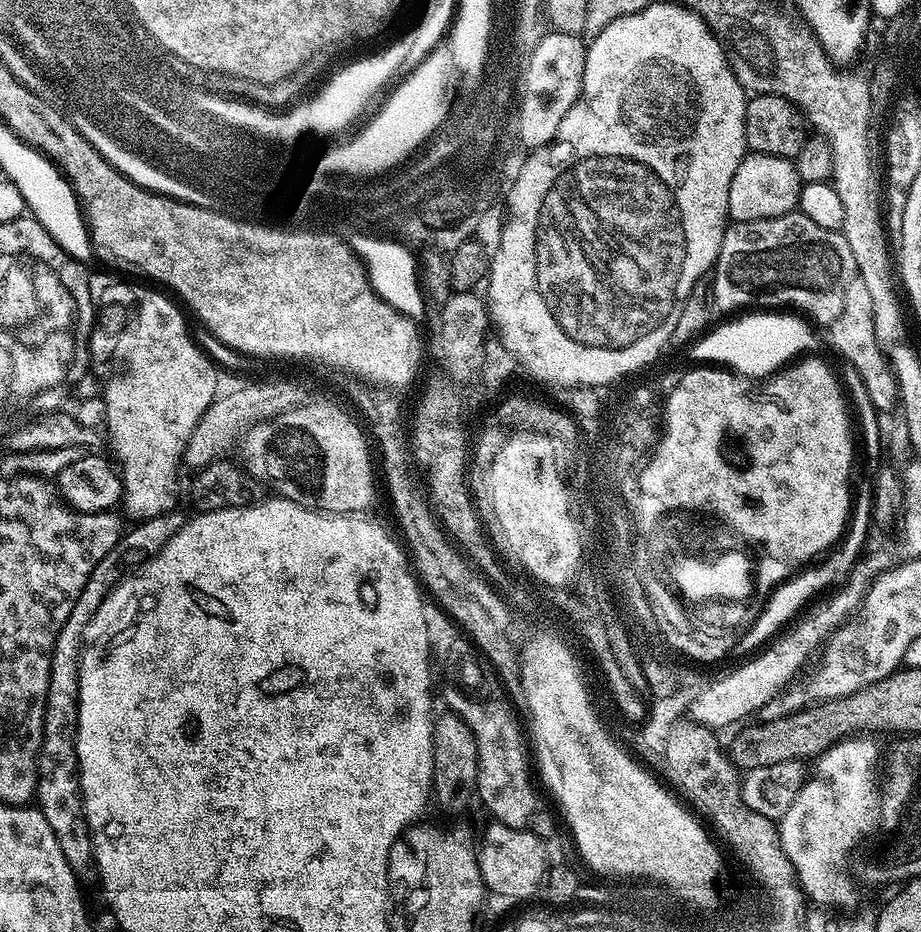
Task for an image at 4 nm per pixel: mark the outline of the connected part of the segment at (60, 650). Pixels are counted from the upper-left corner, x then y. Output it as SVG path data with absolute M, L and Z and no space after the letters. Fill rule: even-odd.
M173 510L155 516L149 520L141 520L121 535L120 541L94 566L86 586L82 586L82 594L78 594L78 602L74 602L74 610L70 610L70 618L62 626L56 643L52 646L52 665L50 666L50 686L46 694L44 707L44 725L40 743L40 753L36 758L36 794L35 807L50 822L50 830L54 830L54 838L58 838L58 846L62 846L62 858L76 875L77 881L93 879L96 867L96 855L92 849L92 829L88 827L88 819L84 817L84 798L80 795L80 767L76 761L76 723L80 709L80 653L84 629L94 618L98 606L107 598L109 592L129 575L128 564L143 566L157 556L168 545L168 540L184 527L186 516L180 510Z

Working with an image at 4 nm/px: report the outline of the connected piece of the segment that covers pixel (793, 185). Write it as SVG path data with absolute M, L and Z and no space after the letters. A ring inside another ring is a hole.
M761 152L745 155L744 161L734 170L734 182L730 182L728 215L733 221L765 220L784 216L800 203L802 181L795 163L786 156L767 156Z

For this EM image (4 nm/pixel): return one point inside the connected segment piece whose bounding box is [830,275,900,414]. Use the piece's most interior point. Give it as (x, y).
(853, 338)

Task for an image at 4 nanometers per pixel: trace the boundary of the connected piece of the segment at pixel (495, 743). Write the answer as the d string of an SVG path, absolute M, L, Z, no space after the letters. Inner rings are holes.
M448 686L444 700L449 709L461 716L470 726L478 746L478 775L476 792L478 800L488 807L491 819L507 828L524 830L529 827L532 815L538 811L536 792L532 789L532 776L528 773L528 756L524 753L524 736L520 733L520 724L516 716L504 704L483 704L480 700L471 700L456 686Z

